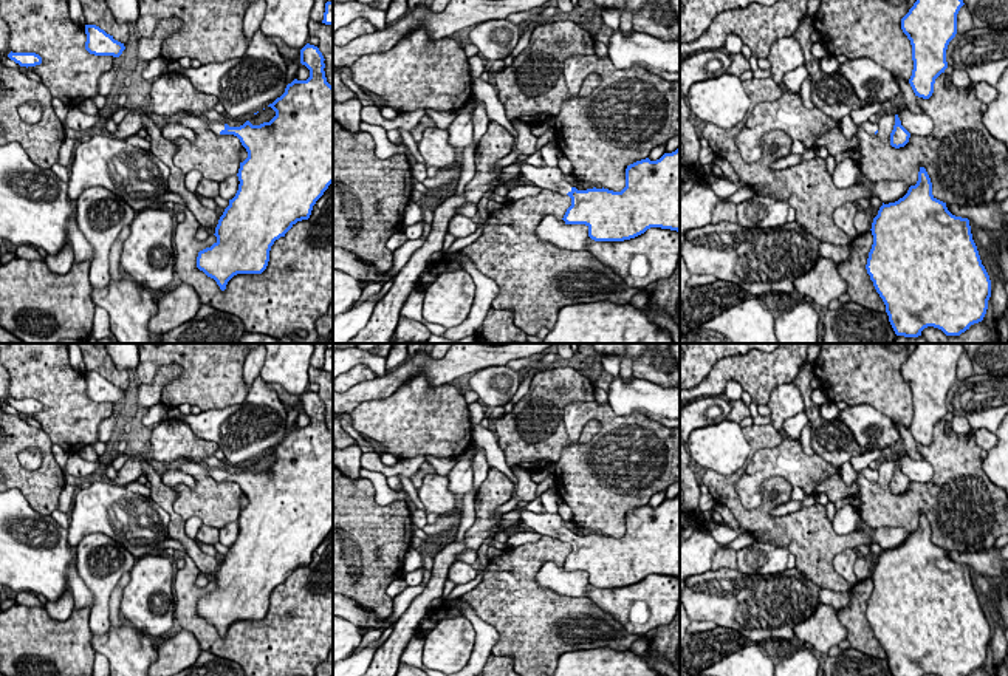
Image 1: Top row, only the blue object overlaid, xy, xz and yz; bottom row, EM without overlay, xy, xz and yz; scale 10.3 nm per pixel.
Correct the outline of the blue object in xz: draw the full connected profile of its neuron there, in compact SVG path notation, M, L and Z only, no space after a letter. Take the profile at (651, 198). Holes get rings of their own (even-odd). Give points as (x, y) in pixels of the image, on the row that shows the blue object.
M680 147L660 159L636 161L626 169L626 187L621 192L609 189L578 190L567 183L557 167L534 167L522 162L520 173L540 189L556 190L571 198L564 215L565 224L585 224L595 241L624 241L644 234L650 227L680 232Z

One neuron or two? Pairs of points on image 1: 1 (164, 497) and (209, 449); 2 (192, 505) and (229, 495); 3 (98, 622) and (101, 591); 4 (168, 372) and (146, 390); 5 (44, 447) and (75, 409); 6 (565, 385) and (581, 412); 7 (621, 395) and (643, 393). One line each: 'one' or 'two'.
1: two
2: one
3: one
4: one
5: two
6: two
7: one

